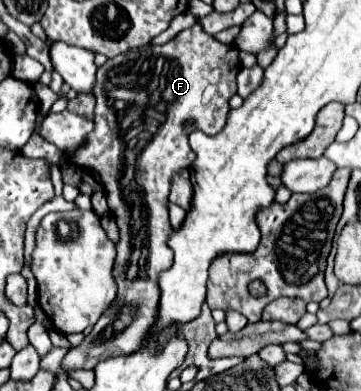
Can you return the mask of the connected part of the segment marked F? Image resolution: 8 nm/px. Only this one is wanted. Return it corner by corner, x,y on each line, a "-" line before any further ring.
199,22
191,28
179,32
173,40
163,46
141,46
127,50
111,60
107,60
97,70
97,86
95,86
95,130
89,134
89,142
81,146
81,152
73,158
79,168
97,170
101,174
101,184
107,194
109,210
113,212
121,240
117,242
117,260
113,276
117,278
117,300
105,310
93,330
83,338
83,342
75,348
69,348
65,358
61,360
61,368
69,374
79,368
95,368
97,362
135,354
145,346
159,312
161,288
159,274
173,266
173,250
167,240
173,232
169,222
169,190
173,176
189,170
193,160
197,158
191,146
187,144
187,132
181,128
185,120
193,120
197,130
203,130
209,136
219,134
229,116
229,98
237,92
237,74
241,70
241,58
235,44
223,44
215,40
215,36
207,34

